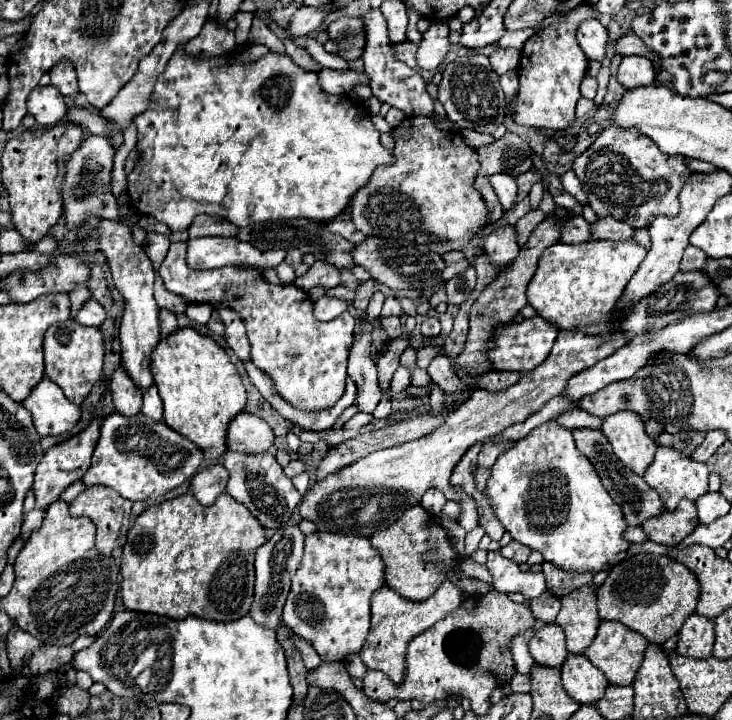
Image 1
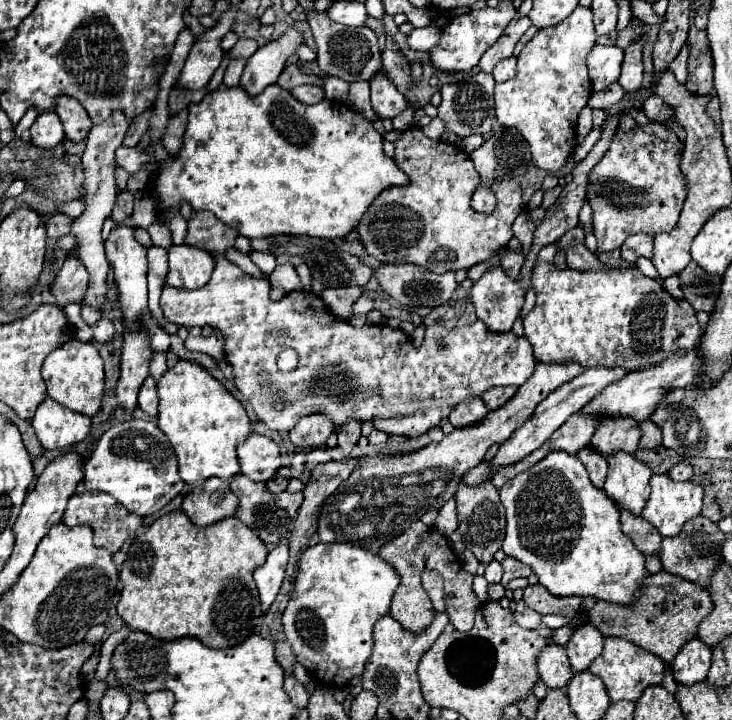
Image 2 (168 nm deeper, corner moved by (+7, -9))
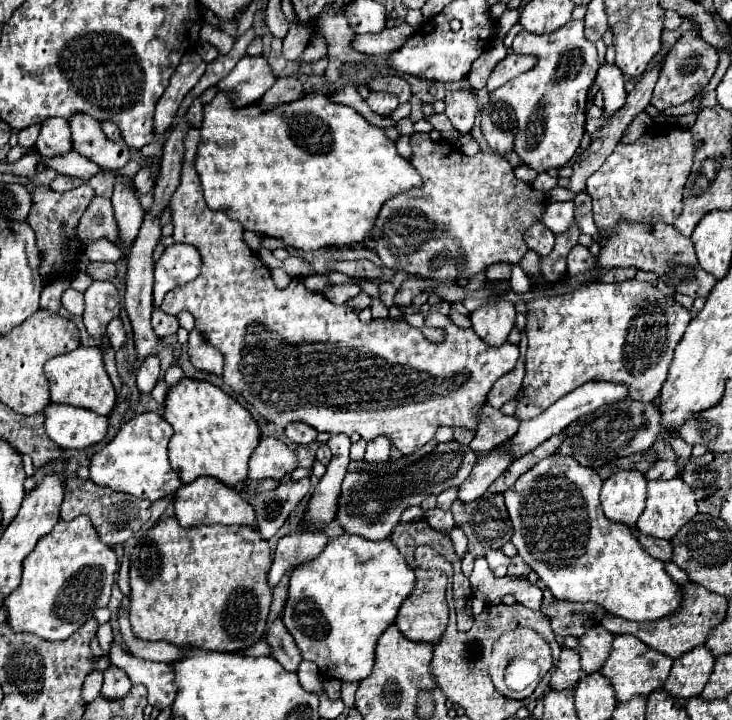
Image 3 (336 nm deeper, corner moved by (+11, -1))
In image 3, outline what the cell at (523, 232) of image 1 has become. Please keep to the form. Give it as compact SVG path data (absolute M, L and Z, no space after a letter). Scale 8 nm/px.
M491 265L487 269L487 279L489 279L489 283L509 281L511 279L511 267L509 265Z

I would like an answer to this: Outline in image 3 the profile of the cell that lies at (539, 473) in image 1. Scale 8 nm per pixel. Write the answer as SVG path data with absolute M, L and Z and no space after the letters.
M551 455L539 461L533 469L521 475L509 491L505 491L505 505L515 529L511 543L515 543L517 553L539 575L555 599L577 603L591 601L627 621L657 621L677 613L683 601L681 587L667 575L663 563L653 559L641 547L629 527L613 523L601 513L599 491L599 475L571 457Z

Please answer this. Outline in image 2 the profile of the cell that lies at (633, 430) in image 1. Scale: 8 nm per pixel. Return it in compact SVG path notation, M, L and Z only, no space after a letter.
M615 453L613 457L607 457L607 463L609 475L603 487L605 493L617 501L619 507L627 507L639 515L649 499L649 477L653 471L631 453Z

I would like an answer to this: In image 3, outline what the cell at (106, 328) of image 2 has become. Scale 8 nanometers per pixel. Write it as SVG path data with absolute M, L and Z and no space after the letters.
M113 319L113 321L107 325L107 337L109 337L113 349L121 349L121 347L123 347L127 335L125 335L125 329L123 329L121 319Z

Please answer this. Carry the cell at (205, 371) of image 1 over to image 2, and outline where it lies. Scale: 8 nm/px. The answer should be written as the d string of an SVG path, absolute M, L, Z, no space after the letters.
M179 359L157 381L159 413L157 425L167 435L179 459L179 475L185 483L199 487L207 477L231 481L239 473L235 447L251 433L245 407L199 363Z

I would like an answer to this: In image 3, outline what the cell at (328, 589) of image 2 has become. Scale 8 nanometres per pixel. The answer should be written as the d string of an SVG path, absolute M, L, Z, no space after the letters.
M341 535L329 539L325 551L309 563L291 573L289 581L289 599L283 611L283 623L293 635L303 659L317 663L321 675L335 677L347 683L359 683L369 677L375 663L375 645L381 633L391 627L397 619L399 607L405 597L409 597L415 589L415 573L407 565L405 557L399 549L389 541L369 541L359 535Z

